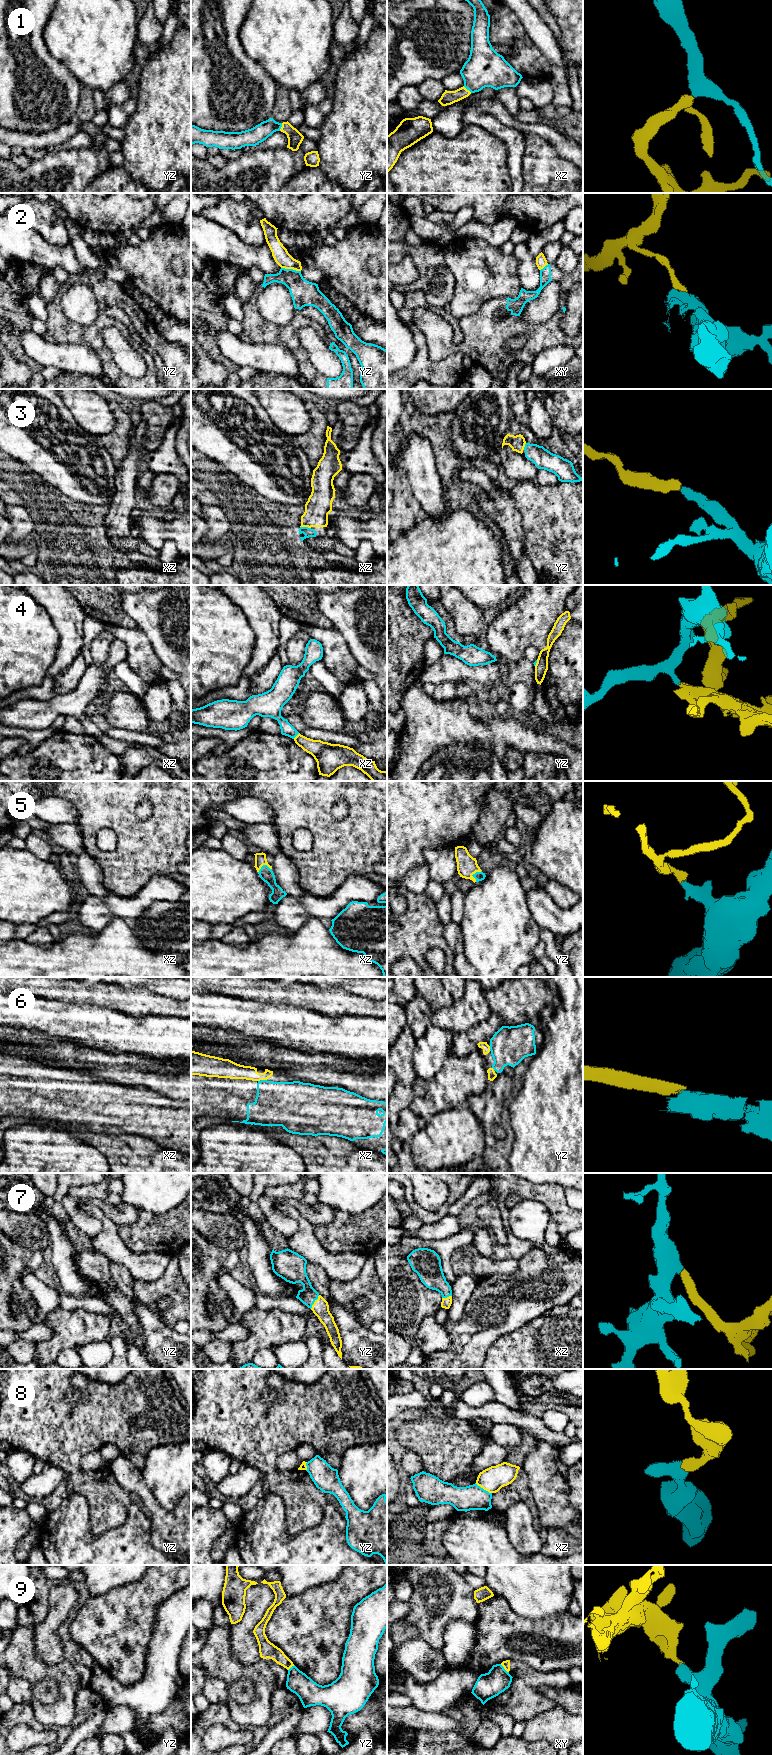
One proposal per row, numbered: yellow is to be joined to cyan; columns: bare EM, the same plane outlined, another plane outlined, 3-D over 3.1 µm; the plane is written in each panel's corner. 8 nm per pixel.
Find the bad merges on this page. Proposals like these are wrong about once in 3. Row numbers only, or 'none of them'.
2, 4, 8, 9

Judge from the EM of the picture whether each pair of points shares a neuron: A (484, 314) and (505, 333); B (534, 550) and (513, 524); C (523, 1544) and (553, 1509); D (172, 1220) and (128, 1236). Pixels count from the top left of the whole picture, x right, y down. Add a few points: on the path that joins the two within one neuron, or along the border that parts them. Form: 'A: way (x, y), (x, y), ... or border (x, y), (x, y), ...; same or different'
A: way (489, 319), (500, 330); same
B: border (519, 512), (522, 518), (522, 539), (525, 550); different
C: border (536, 1526), (538, 1530); different
D: way (161, 1231), (159, 1233), (148, 1233), (139, 1236); same

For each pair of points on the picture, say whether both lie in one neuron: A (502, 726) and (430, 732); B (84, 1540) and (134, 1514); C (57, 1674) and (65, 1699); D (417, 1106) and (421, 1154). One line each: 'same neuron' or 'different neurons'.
A: same neuron
B: same neuron
C: same neuron
D: different neurons

